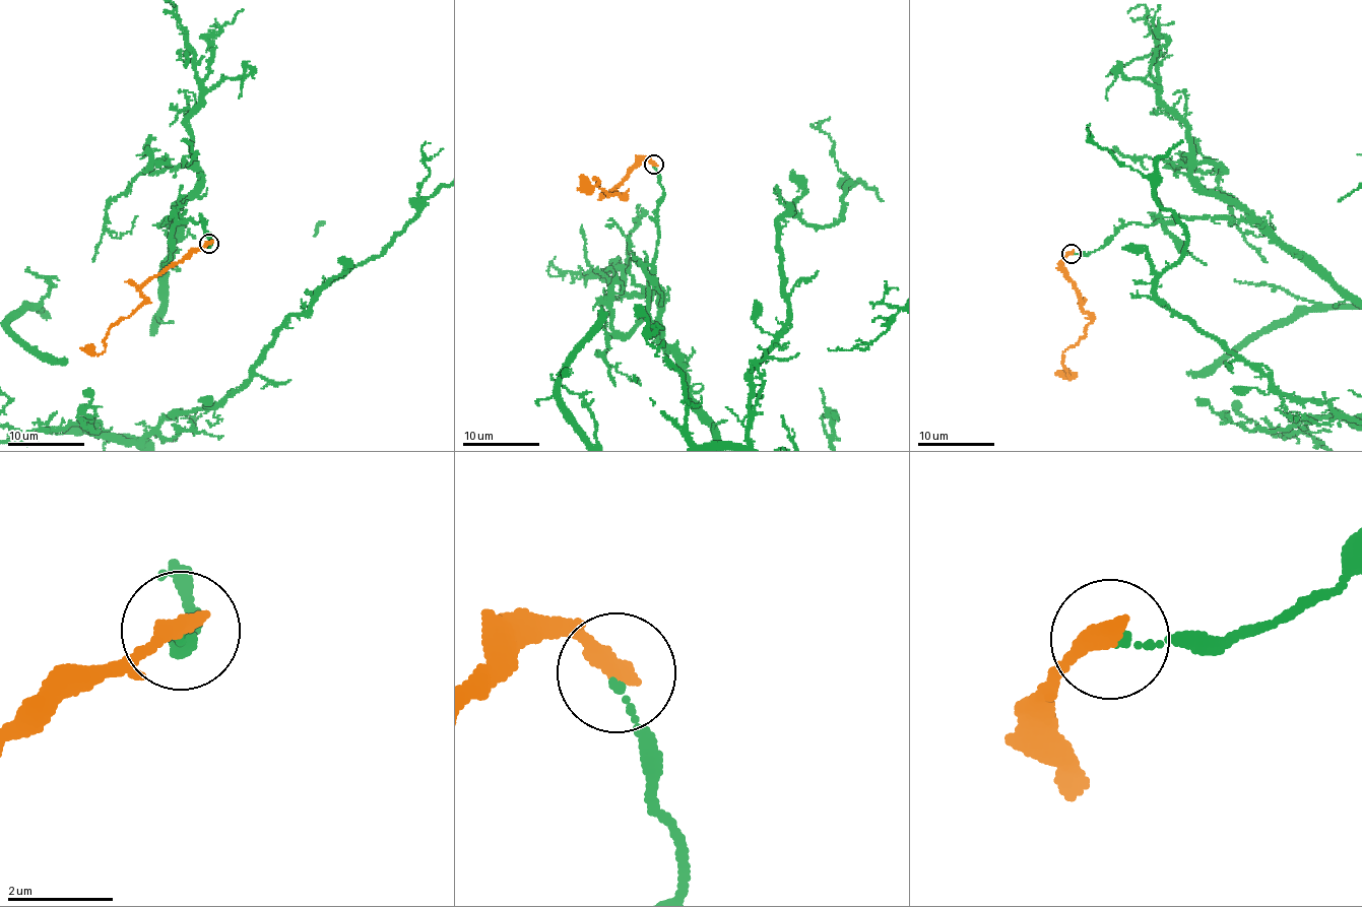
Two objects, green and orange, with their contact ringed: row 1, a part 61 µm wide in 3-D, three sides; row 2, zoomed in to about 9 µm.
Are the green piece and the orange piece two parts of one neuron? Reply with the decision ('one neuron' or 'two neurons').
two neurons

